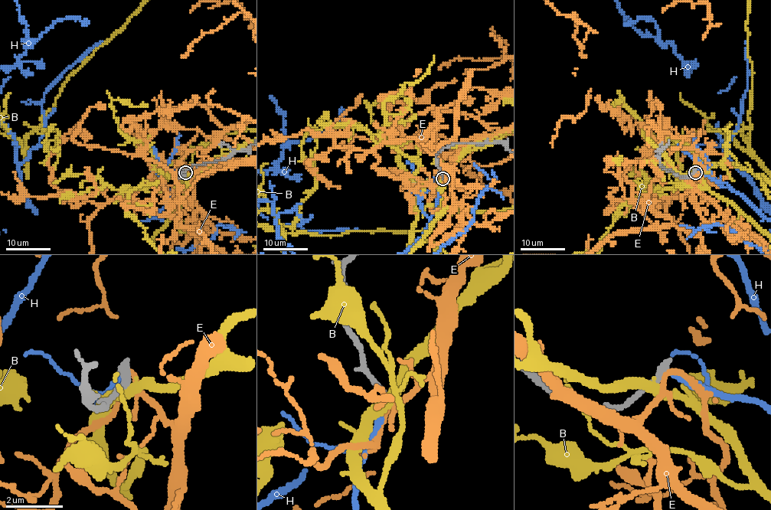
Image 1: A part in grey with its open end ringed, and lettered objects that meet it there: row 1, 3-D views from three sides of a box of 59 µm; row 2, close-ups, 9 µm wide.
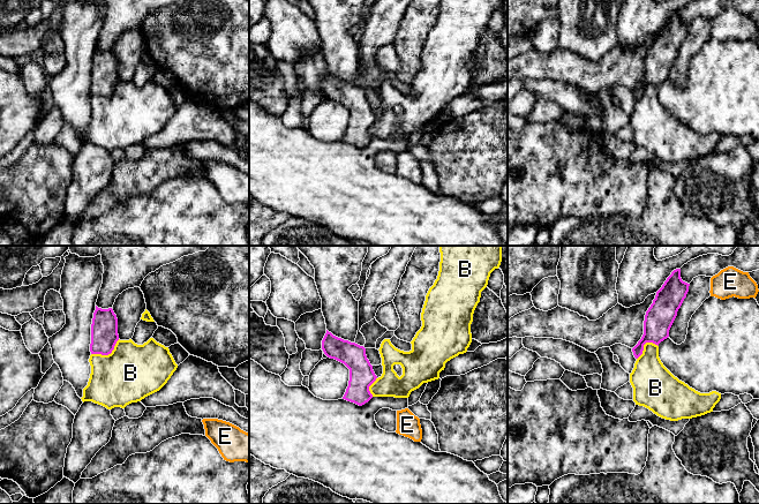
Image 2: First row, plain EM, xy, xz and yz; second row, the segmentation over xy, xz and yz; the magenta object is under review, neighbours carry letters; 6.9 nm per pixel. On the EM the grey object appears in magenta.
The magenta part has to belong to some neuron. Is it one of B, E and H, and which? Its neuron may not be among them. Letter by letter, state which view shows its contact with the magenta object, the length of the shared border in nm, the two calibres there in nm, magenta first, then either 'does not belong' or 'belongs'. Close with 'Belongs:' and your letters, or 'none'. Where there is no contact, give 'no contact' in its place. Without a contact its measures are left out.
B: meets magenta in xy; contact 220 nm long; 190 nm thick on the magenta side, 400 nm on the other; does not belong
E: no contact; does not belong
H: no contact; belongs
Belongs: H

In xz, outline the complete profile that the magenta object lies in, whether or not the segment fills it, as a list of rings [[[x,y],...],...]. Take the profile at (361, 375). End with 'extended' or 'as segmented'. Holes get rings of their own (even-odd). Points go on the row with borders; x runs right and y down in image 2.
[[[326,330],[322,340],[322,349],[328,358],[344,363],[350,369],[348,386],[343,399],[359,406],[368,403],[373,398],[369,386],[377,376],[367,359],[366,348],[338,338]]]; as segmented

